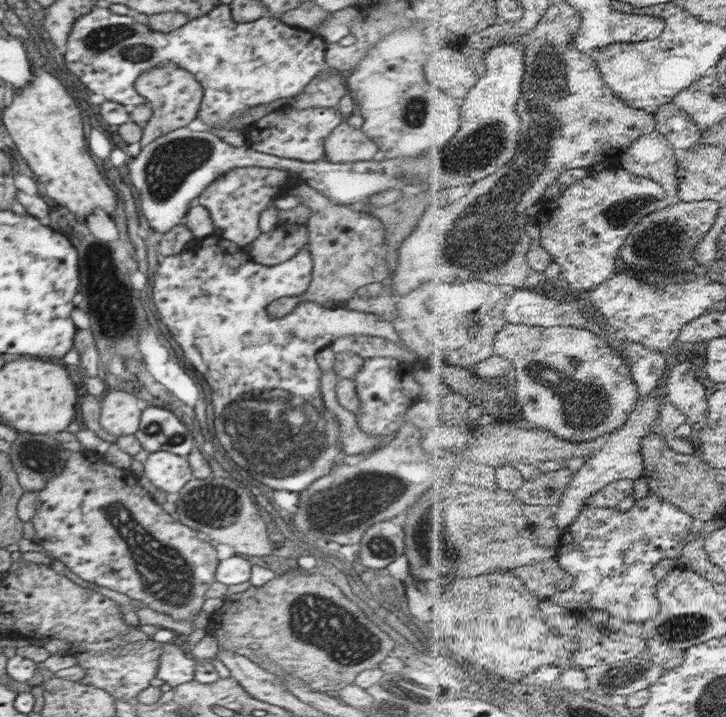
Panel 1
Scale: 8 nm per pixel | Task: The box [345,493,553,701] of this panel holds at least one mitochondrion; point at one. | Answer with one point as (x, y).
(438, 549)

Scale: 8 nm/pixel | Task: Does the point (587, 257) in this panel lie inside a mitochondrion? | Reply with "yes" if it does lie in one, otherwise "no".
no

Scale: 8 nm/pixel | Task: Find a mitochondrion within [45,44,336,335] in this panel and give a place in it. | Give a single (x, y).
(168, 166)

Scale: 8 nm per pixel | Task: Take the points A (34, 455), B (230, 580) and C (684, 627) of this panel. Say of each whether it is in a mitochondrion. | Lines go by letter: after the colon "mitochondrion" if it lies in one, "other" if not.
A: mitochondrion
B: other
C: mitochondrion

